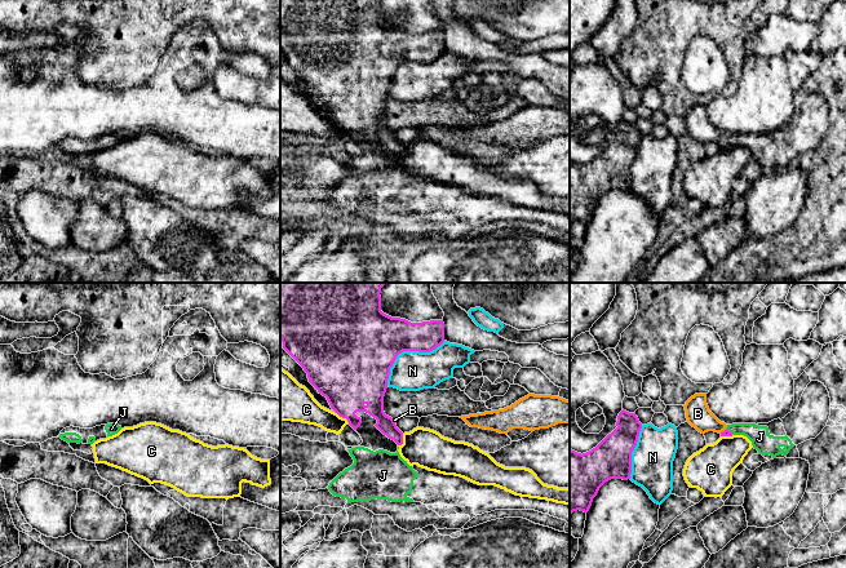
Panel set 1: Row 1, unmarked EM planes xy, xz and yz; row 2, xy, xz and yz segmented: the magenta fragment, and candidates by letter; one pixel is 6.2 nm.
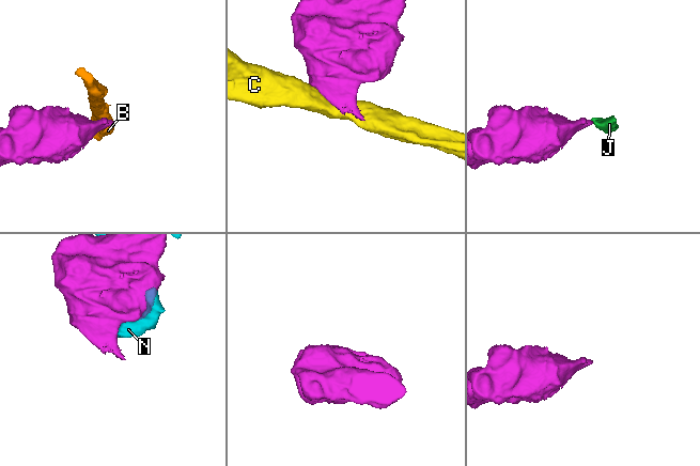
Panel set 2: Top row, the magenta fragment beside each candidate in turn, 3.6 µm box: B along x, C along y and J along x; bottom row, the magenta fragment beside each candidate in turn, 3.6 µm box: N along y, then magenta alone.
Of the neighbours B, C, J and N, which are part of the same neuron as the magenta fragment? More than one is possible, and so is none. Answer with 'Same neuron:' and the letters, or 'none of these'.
Same neuron: J

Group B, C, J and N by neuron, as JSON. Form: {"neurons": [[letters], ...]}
{"neurons": [["B"], ["C"], ["J"], ["N"]]}

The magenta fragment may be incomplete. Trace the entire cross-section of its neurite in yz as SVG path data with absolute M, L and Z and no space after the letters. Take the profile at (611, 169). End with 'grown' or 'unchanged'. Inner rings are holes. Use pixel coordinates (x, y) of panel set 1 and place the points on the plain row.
M623 120L617 127L616 137L595 159L586 164L581 165L570 159L570 226L577 221L588 223L593 209L606 192L630 190L632 163L637 156L642 134L635 124Z; unchanged

